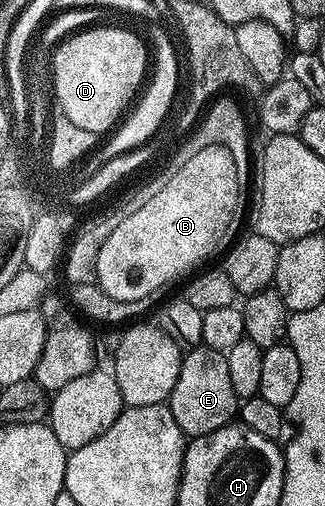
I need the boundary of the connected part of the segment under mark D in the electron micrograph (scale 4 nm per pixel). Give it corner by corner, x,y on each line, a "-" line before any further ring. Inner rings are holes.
86,28
67,37
53,52
53,97
58,106
62,105
61,113
80,128
86,129
91,136
104,133
118,117
123,117
122,109
127,105
126,110
135,97
132,85
138,82
140,53
138,42
130,36
130,29
127,34
114,34
110,30
107,34
98,34
93,28

